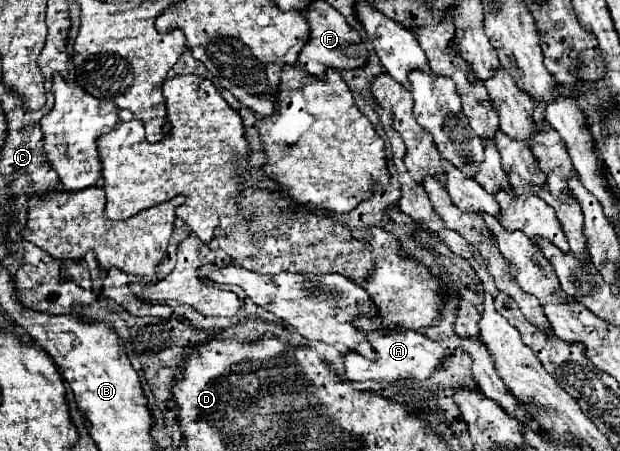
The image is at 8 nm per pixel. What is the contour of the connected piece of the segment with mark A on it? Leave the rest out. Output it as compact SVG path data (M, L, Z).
M377 329L377 331L369 331L367 333L369 343L373 345L375 351L375 359L365 359L359 353L345 353L343 361L345 361L345 375L351 381L395 381L395 379L425 379L429 377L435 367L441 363L445 351L439 343L431 341L429 337L421 335L419 331L403 331L403 329Z

